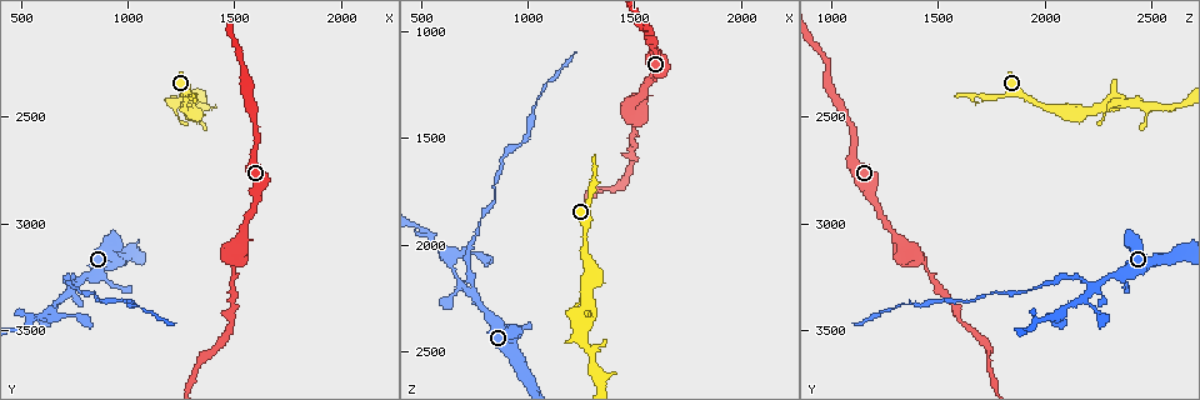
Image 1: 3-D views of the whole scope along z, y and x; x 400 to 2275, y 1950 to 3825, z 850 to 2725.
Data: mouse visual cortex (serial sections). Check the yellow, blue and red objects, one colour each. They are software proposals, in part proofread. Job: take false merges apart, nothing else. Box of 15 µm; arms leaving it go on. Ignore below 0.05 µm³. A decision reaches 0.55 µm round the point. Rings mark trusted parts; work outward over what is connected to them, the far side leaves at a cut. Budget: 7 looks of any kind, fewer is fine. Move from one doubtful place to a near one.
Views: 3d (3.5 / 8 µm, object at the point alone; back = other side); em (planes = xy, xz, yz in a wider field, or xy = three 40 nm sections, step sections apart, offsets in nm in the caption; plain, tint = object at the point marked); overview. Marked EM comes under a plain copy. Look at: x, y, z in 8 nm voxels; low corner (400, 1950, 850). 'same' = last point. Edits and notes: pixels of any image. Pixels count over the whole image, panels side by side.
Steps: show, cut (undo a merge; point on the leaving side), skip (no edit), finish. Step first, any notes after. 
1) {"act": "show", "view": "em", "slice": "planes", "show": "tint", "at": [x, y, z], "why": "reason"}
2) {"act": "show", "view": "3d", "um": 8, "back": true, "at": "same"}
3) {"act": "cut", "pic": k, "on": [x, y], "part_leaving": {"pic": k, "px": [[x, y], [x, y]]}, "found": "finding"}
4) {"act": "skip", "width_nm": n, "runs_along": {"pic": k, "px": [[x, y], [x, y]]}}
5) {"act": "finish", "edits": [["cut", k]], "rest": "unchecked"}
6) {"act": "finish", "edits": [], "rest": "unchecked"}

{"act": "show", "view": "3d", "um": 3.5, "at": [1280, 2430, 2340], "why": "a fork"}

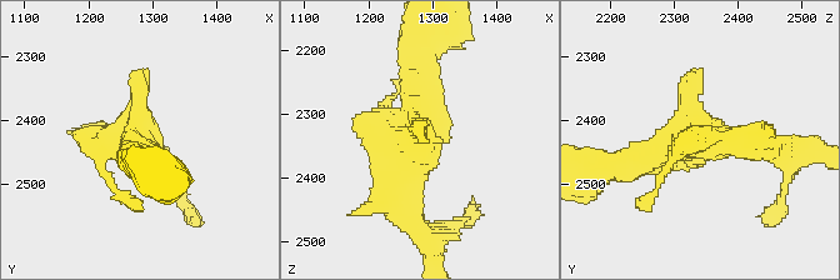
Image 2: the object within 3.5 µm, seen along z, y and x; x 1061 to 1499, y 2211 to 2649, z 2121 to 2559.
{"act": "show", "view": "em", "slice": "xy", "step": 3, "show": "tint", "at": [1275, 2435, 2330], "why": "need the tissue"}

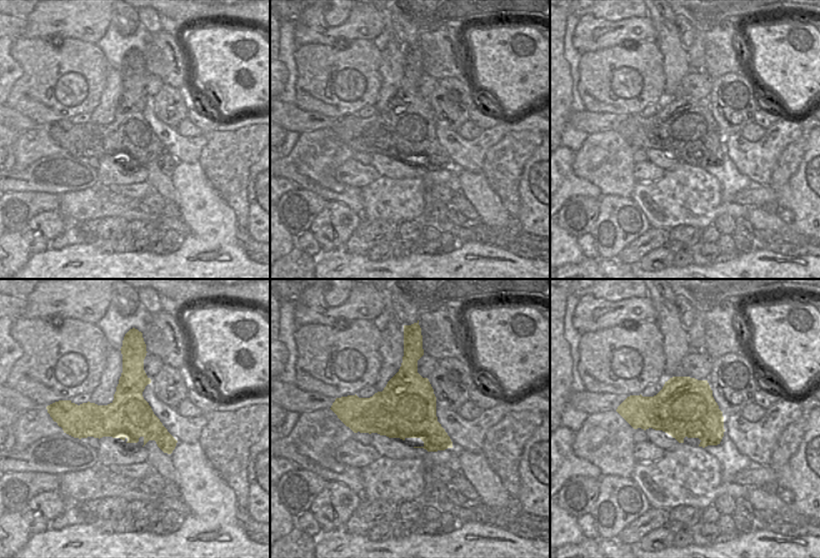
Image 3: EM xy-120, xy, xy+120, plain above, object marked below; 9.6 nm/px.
{"act": "skip", "runs_along": {"pic": 2, "px": [[423, 58], [404, 211]]}, "found": "continuous, no second cell"}

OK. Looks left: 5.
{"act": "show", "view": "3d", "um": 3.5, "back": true, "at": [1500, 3100, 1320], "why": "calibre changes"}

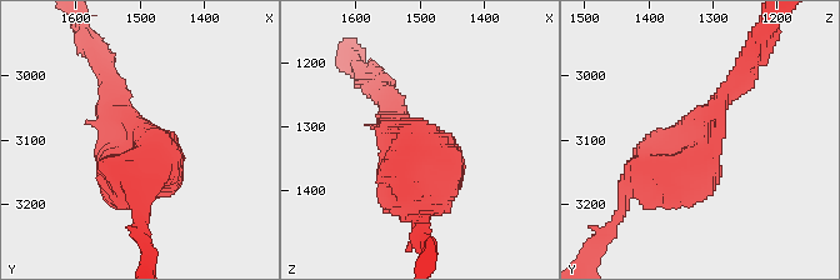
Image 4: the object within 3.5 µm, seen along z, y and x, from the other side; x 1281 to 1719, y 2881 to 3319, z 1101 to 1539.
{"act": "skip", "runs_along": {"pic": 4, "px": [[726, 93], [621, 208]]}, "found": "all the same cell"}

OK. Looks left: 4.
{"act": "show", "view": "3d", "um": 3.5, "back": true, "at": [750, 3280, 2250], "why": "thick turns thin"}

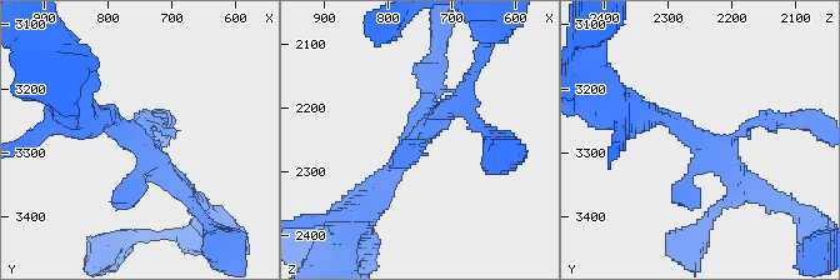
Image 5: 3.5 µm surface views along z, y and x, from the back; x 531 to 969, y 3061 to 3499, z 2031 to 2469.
{"act": "show", "view": "em", "slice": "xy", "step": 3, "show": "tint", "at": [745, 3285, 2240], "why": "now the EM"}

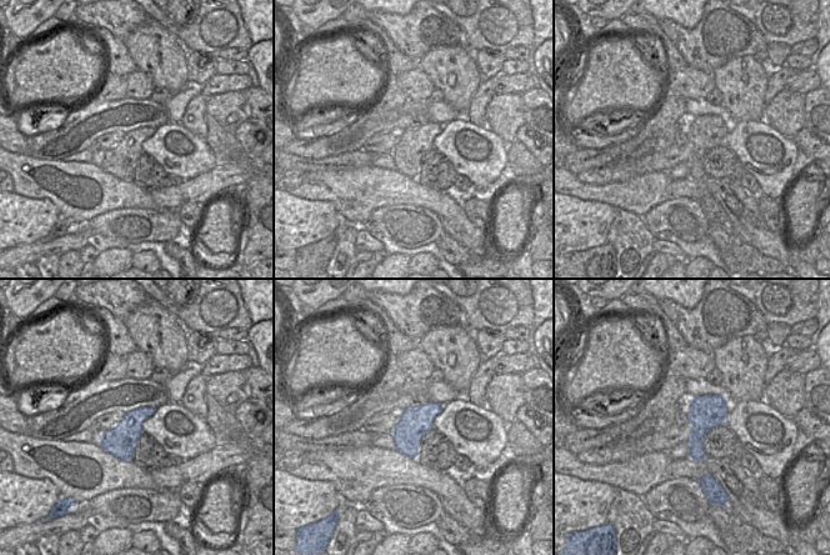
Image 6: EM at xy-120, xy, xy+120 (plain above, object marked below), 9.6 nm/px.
{"act": "cut", "pic": 5, "on": [775, 120], "part_leaving": {"pic": 5, "px": [[740, 131], [759, 120], [820, 128]]}, "found": "two cells meet here"}

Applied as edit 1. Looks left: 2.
{"act": "finish", "edits": [["cut", 5]], "rest": "unchecked"}

